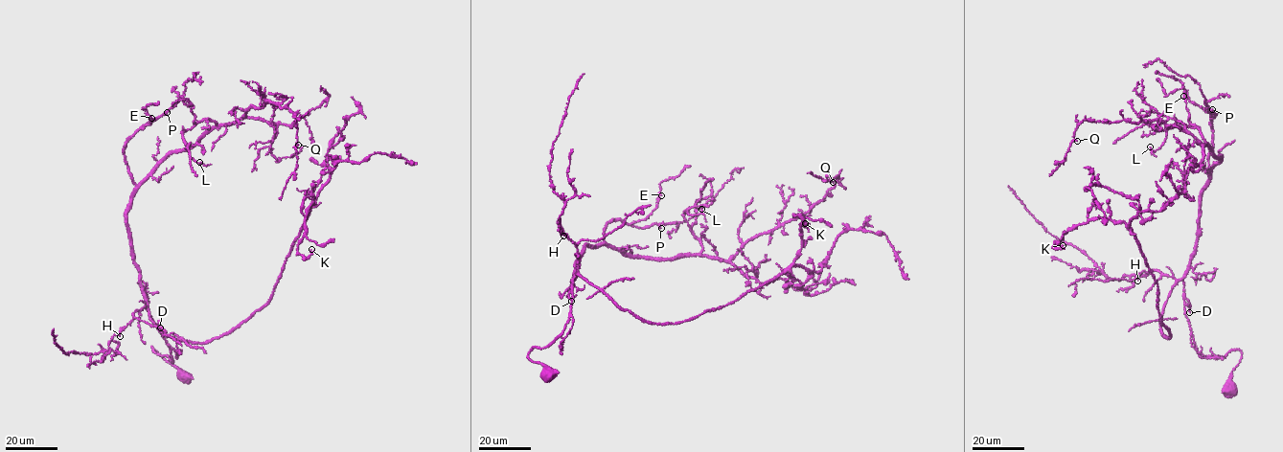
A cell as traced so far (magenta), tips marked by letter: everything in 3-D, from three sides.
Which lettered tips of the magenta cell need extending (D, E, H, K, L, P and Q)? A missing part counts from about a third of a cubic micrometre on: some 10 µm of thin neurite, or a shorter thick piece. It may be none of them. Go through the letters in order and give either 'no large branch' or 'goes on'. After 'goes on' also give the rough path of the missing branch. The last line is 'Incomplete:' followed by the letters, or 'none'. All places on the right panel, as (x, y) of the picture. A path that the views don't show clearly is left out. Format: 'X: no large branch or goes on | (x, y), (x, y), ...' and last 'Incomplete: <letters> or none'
D: goes on | (1189, 312), (1191, 323), (1180, 340), (1179, 355)
E: no large branch
H: no large branch
K: no large branch
L: no large branch
P: no large branch
Q: no large branch
Incomplete: D

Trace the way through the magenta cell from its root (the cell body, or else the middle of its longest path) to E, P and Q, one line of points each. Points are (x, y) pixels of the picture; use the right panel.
E: (1230, 392), (1241, 352), (1200, 355), (1184, 306), (1214, 116), (1183, 96)
P: (1230, 392), (1241, 352), (1200, 355), (1184, 306), (1183, 276), (1209, 178), (1212, 109)
Q: (1230, 392), (1241, 352), (1200, 355), (1183, 298), (1201, 192), (1221, 157), (1158, 120), (1084, 120), (1077, 141)

